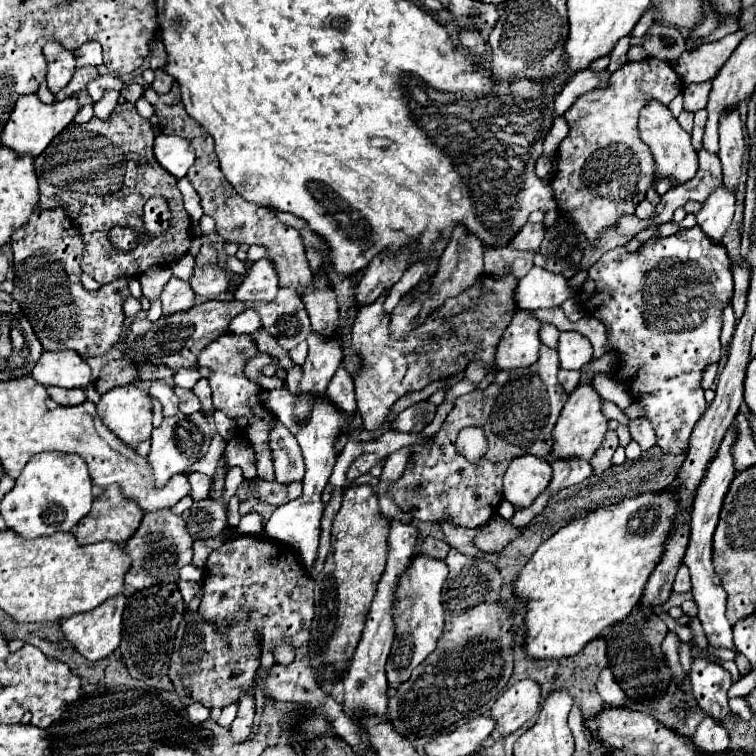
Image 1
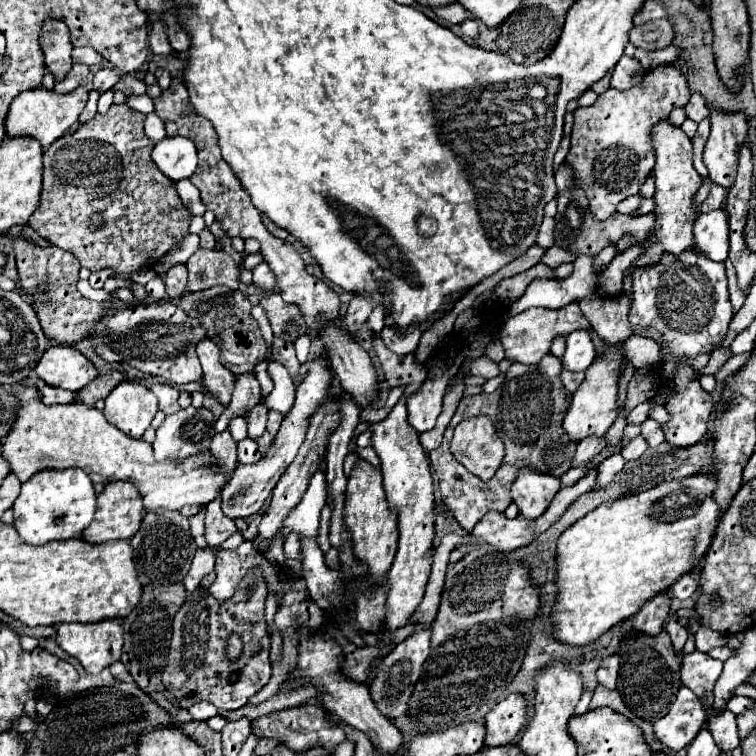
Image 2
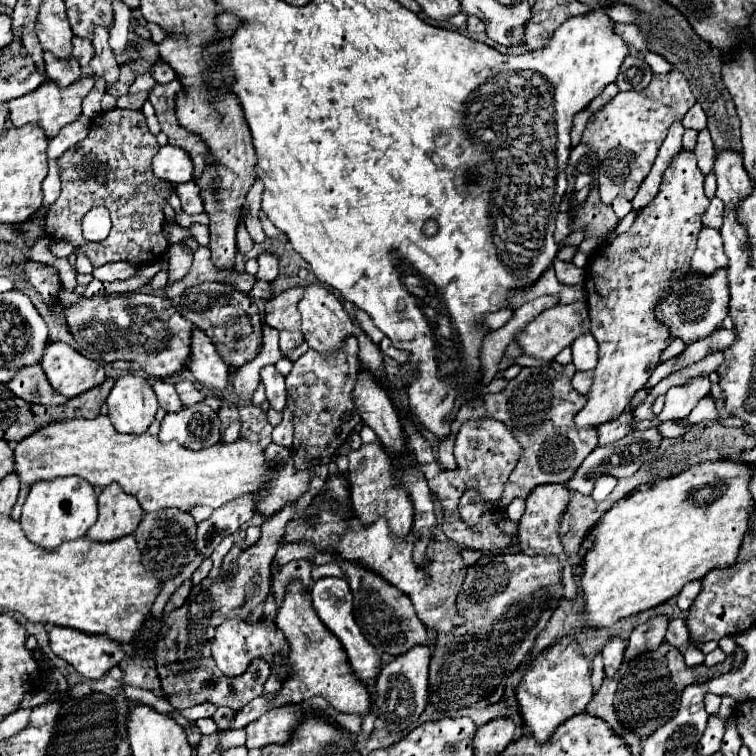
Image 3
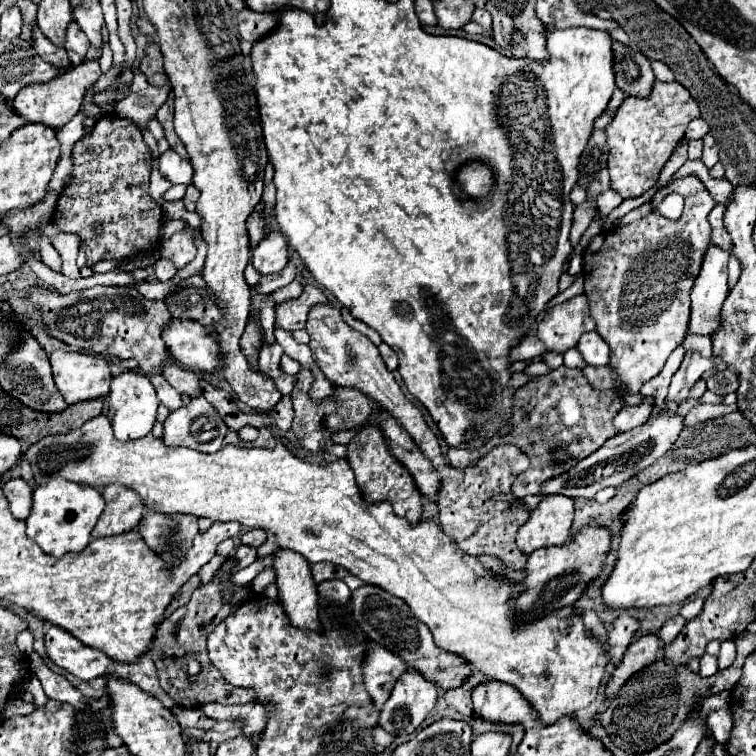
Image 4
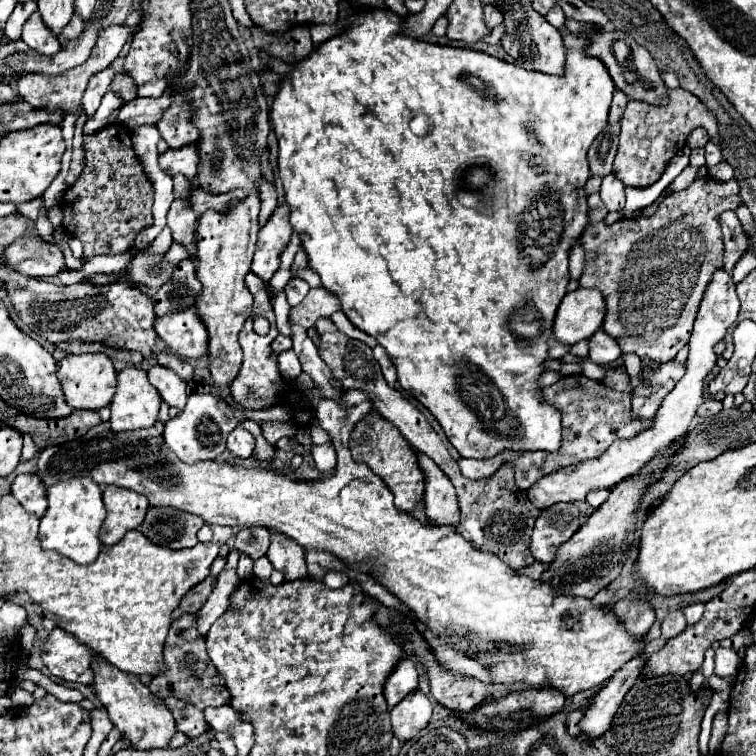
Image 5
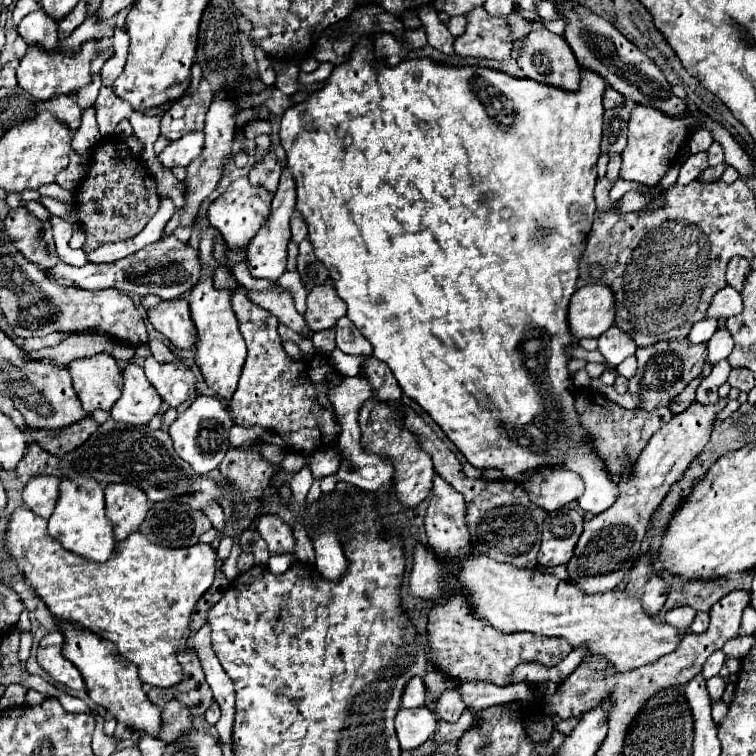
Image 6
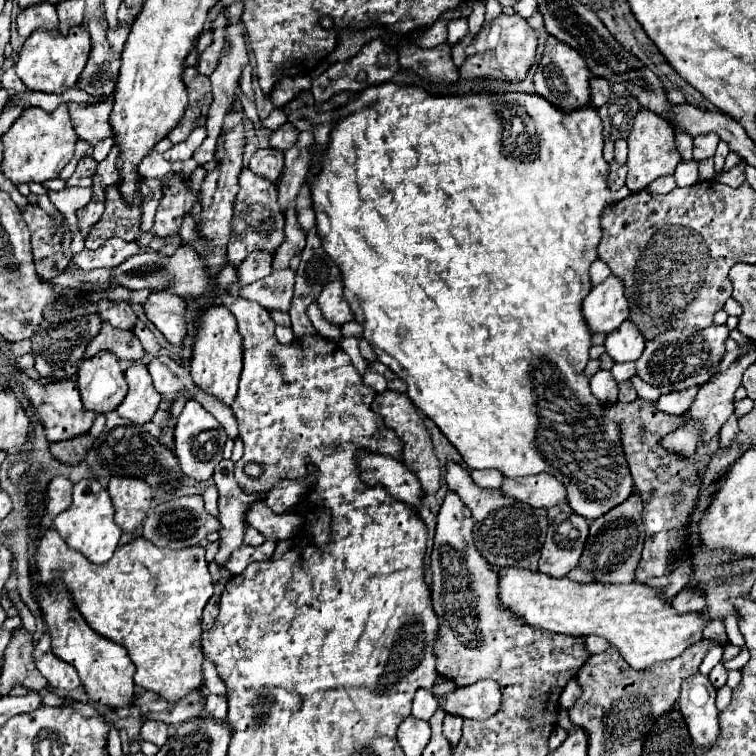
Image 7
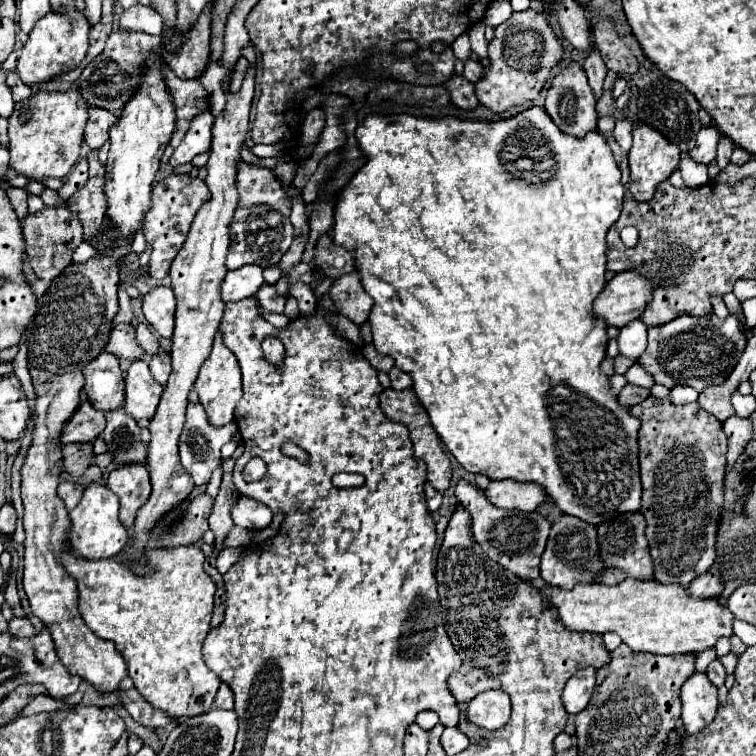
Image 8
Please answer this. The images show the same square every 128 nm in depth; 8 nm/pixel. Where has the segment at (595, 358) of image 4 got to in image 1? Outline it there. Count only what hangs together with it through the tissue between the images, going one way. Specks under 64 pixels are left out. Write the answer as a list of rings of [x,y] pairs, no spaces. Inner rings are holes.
[[[562,332],[558,354],[564,370],[582,370],[592,360],[592,344],[578,332]]]

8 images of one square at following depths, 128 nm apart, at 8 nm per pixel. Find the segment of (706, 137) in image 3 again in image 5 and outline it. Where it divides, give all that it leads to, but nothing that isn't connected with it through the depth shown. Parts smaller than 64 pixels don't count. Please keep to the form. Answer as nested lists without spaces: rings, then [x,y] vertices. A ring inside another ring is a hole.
[[[708,142],[704,150],[706,150],[706,166],[708,166],[708,168],[716,166],[718,162],[722,162],[722,152],[720,152],[720,146],[718,146],[718,144]]]

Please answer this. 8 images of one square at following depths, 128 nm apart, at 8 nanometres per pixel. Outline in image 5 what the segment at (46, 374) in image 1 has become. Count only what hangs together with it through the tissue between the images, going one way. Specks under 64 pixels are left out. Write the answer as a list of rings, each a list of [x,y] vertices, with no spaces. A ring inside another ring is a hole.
[[[106,354],[66,356],[58,362],[58,380],[66,394],[66,402],[80,410],[100,410],[108,406],[116,392],[116,370]]]

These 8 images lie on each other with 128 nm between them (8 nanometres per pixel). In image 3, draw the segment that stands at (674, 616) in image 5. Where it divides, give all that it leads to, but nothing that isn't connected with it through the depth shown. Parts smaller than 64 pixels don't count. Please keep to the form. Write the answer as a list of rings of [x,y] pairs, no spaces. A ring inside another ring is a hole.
[[[676,618],[676,620],[668,622],[666,642],[676,646],[676,648],[684,648],[688,644],[688,630],[686,630],[686,622],[682,618]]]

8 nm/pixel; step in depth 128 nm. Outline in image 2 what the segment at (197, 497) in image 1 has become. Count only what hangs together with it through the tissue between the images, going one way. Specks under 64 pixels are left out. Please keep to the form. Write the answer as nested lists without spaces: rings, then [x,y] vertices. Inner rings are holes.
[[[202,506],[200,512],[189,518],[190,522],[190,532],[192,532],[192,537],[194,538],[195,544],[199,548],[206,548],[208,544],[205,540],[205,512],[206,506]]]

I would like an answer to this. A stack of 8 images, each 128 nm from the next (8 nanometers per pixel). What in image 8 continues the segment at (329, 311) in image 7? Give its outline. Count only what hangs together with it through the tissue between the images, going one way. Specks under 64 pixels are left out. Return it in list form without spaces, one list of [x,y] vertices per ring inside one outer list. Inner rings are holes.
[[[358,272],[338,278],[330,288],[330,296],[334,298],[336,310],[350,318],[354,324],[364,324],[374,306],[374,300],[364,292]]]

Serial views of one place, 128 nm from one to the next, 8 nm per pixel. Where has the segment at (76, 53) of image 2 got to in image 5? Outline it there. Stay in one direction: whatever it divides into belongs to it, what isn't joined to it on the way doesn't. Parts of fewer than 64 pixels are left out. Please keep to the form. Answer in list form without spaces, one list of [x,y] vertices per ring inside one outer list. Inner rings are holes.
[[[74,14],[74,16],[72,16],[72,20],[68,22],[68,26],[58,34],[60,44],[62,44],[62,46],[66,46],[66,42],[70,42],[70,40],[74,40],[74,38],[80,38],[82,30],[84,30],[84,20],[82,20],[82,16],[80,16],[80,14]]]

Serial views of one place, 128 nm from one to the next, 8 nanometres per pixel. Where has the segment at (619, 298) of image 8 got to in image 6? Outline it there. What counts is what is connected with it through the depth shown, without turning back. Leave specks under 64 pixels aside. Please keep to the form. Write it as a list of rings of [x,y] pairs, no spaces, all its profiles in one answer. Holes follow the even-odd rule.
[[[588,284],[576,290],[570,302],[570,332],[580,338],[598,338],[614,324],[616,302],[606,284]]]

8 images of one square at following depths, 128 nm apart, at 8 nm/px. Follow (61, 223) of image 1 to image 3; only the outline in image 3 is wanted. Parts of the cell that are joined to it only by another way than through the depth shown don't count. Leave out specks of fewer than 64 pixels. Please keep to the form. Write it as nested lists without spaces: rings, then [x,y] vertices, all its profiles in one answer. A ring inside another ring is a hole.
[[[26,262],[24,270],[26,270],[30,286],[34,286],[38,294],[42,294],[44,302],[50,302],[60,292],[58,272],[54,268],[44,266],[40,262]]]

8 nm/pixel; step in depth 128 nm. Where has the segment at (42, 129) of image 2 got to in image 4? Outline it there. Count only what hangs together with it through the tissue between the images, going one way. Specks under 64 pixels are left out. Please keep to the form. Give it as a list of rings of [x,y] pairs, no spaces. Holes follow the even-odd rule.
[[[96,58],[86,60],[86,62],[82,62],[82,66],[72,66],[66,72],[62,72],[58,78],[54,78],[54,82],[30,84],[30,86],[22,88],[12,102],[14,110],[18,110],[18,114],[22,114],[22,118],[26,118],[30,122],[42,122],[54,130],[60,130],[64,124],[68,124],[78,114],[86,88],[96,84],[100,74],[102,74],[102,70],[100,70],[98,60]]]

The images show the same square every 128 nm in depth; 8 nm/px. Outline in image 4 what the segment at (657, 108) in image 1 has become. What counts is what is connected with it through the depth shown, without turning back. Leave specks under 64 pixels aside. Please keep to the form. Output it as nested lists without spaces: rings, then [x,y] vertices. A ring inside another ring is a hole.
[[[696,176],[678,178],[666,188],[662,188],[652,204],[660,204],[668,194],[680,194],[684,198],[684,212],[678,220],[664,218],[658,210],[640,218],[636,222],[606,230],[590,240],[582,258],[584,258],[584,294],[590,300],[590,312],[596,320],[596,332],[610,344],[612,370],[618,374],[620,382],[626,386],[626,392],[640,392],[640,386],[660,374],[664,362],[676,350],[688,330],[690,320],[690,290],[700,272],[702,258],[706,248],[712,244],[712,228],[708,224],[708,214],[716,206],[716,200],[710,196],[706,186]]]

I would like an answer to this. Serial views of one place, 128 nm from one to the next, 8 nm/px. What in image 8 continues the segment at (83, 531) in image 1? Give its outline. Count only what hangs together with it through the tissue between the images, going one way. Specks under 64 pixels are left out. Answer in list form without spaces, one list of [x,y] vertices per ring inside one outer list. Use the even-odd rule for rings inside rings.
[[[122,464],[108,476],[108,488],[120,498],[120,522],[130,528],[138,508],[150,496],[150,476],[144,464]]]

